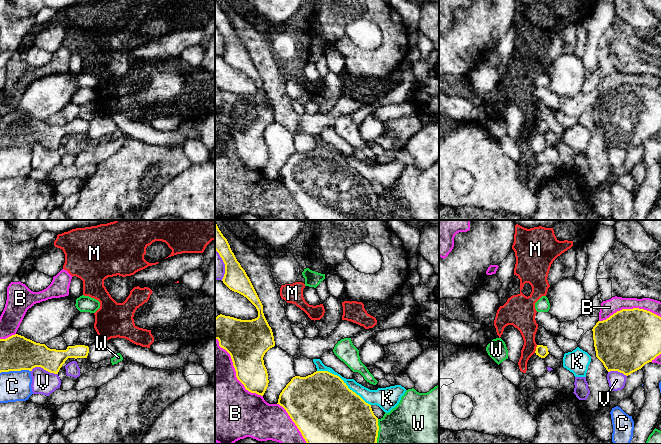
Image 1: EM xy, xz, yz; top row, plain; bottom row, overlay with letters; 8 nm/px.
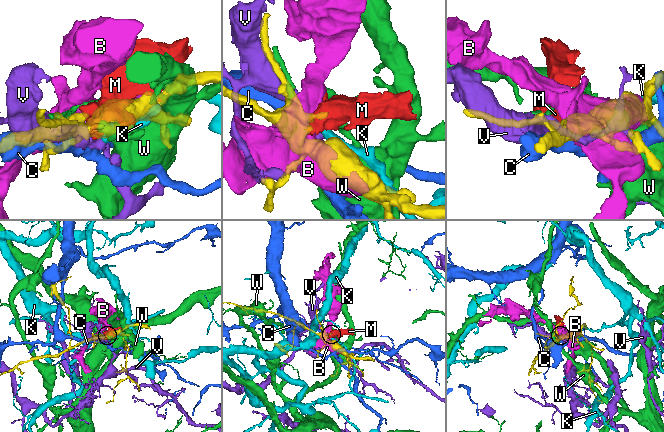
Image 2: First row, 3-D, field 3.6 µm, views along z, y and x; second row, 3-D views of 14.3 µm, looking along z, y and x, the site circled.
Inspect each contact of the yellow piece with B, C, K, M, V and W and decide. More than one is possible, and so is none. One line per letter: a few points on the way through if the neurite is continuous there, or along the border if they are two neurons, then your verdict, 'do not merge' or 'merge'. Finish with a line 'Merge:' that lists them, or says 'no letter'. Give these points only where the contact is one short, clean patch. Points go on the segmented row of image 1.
B: do not merge
C: do not merge
K: do not merge
M: border along yz (537, 345), (534, 352); do not merge
V: do not merge
W: do not merge
Merge: no letter

